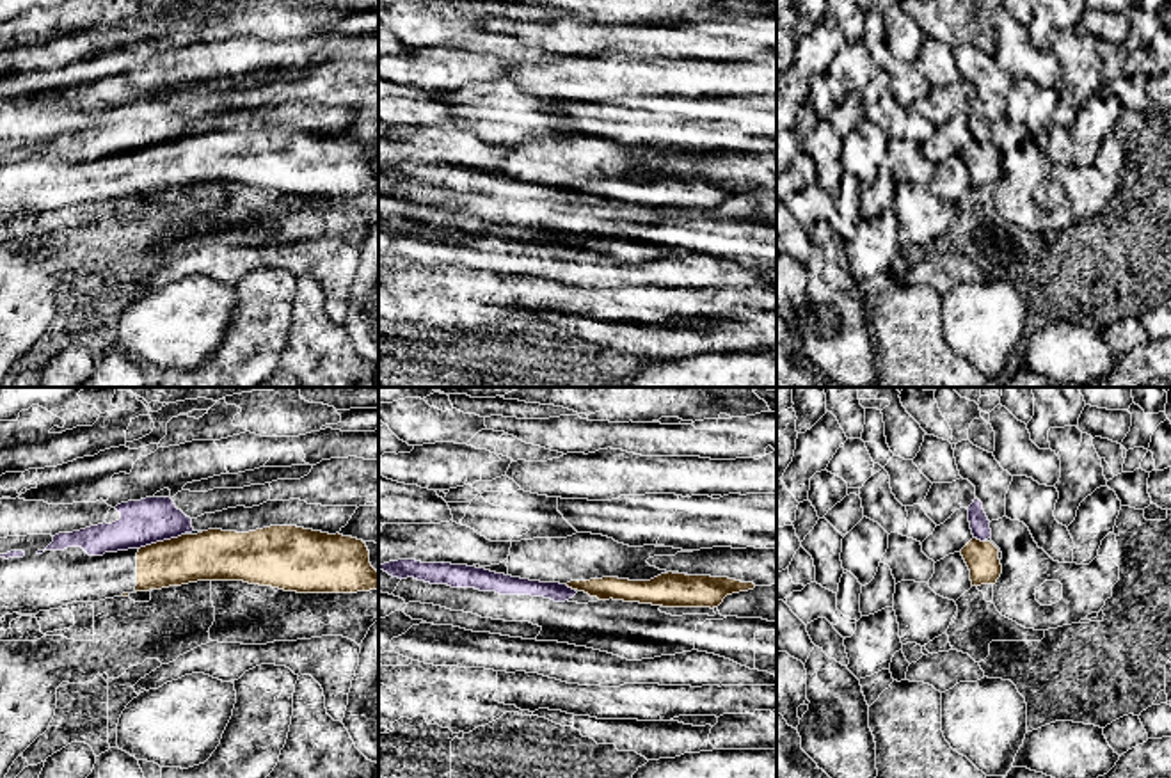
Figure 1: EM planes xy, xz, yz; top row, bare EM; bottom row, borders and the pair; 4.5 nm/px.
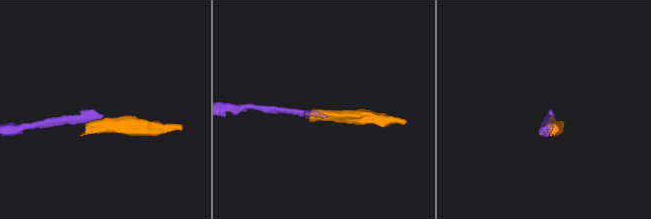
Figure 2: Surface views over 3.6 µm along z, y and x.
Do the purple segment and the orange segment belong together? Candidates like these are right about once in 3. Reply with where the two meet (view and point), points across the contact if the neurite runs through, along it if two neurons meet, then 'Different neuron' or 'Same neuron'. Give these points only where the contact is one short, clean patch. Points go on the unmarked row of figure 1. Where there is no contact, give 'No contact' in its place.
Touches purple at xy (160, 142). Boundary: xy (183, 135), (139, 151). Different neuron

